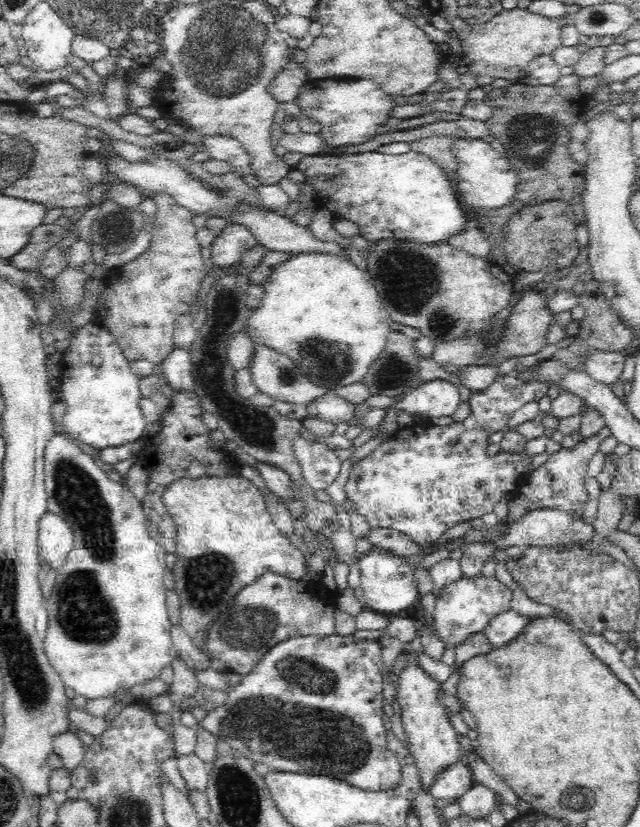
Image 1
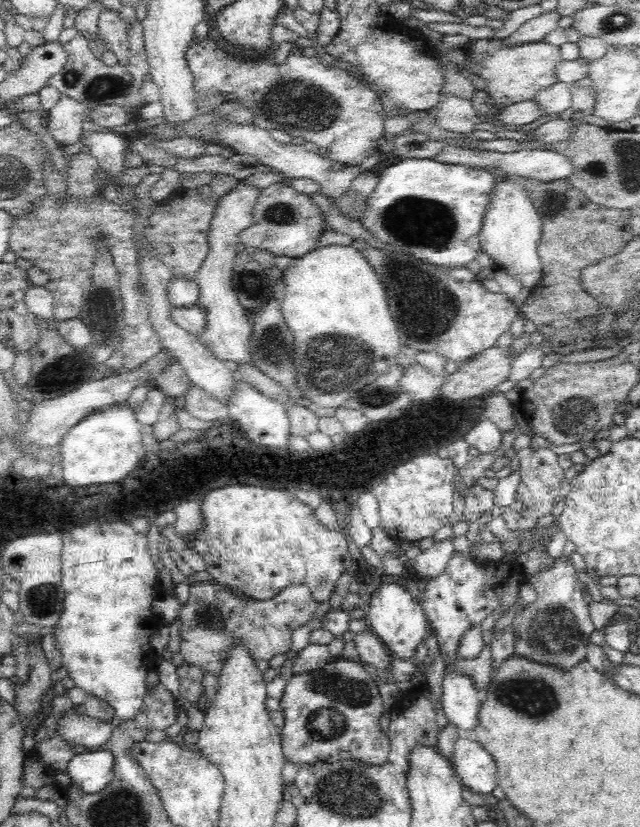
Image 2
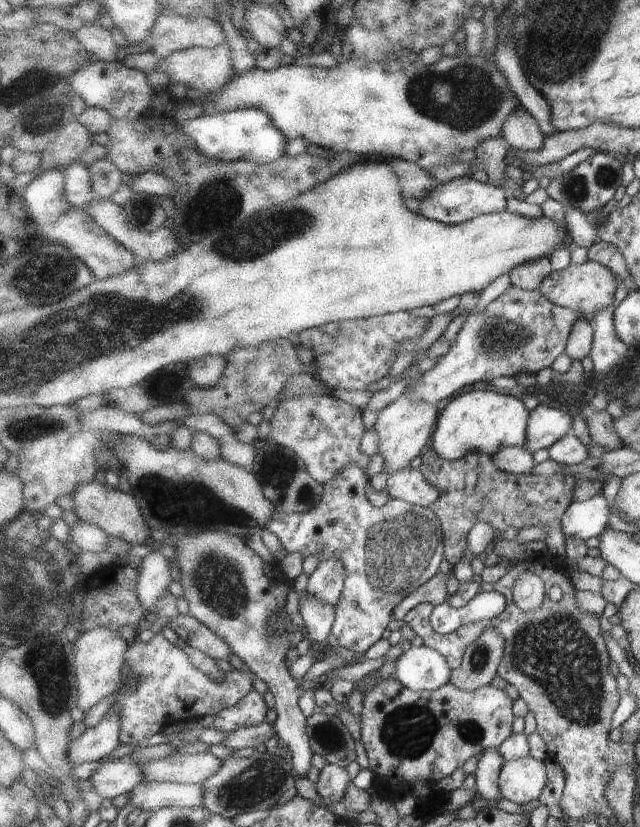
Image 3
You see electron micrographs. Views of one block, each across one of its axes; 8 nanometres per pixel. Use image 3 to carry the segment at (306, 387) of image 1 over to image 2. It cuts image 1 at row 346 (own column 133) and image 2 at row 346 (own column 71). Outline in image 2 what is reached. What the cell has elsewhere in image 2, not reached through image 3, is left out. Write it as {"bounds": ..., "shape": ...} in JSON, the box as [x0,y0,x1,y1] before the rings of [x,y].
{"bounds":[195,181,261,363],"shape":[[[240,181],[232,190],[224,194],[217,200],[214,217],[210,224],[210,232],[207,233],[208,252],[201,268],[198,270],[198,276],[195,282],[199,287],[199,298],[197,305],[204,311],[206,324],[204,329],[197,336],[200,343],[218,358],[220,361],[234,361],[235,363],[249,363],[251,360],[252,331],[253,326],[249,320],[249,311],[245,310],[240,302],[238,294],[234,291],[231,281],[233,278],[234,264],[239,254],[238,244],[241,243],[241,235],[253,224],[253,210],[257,204],[258,196],[261,190],[254,187],[251,183]]]}

